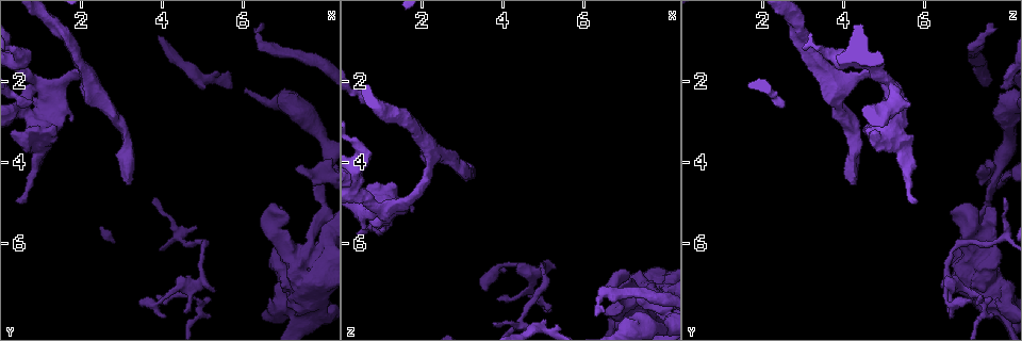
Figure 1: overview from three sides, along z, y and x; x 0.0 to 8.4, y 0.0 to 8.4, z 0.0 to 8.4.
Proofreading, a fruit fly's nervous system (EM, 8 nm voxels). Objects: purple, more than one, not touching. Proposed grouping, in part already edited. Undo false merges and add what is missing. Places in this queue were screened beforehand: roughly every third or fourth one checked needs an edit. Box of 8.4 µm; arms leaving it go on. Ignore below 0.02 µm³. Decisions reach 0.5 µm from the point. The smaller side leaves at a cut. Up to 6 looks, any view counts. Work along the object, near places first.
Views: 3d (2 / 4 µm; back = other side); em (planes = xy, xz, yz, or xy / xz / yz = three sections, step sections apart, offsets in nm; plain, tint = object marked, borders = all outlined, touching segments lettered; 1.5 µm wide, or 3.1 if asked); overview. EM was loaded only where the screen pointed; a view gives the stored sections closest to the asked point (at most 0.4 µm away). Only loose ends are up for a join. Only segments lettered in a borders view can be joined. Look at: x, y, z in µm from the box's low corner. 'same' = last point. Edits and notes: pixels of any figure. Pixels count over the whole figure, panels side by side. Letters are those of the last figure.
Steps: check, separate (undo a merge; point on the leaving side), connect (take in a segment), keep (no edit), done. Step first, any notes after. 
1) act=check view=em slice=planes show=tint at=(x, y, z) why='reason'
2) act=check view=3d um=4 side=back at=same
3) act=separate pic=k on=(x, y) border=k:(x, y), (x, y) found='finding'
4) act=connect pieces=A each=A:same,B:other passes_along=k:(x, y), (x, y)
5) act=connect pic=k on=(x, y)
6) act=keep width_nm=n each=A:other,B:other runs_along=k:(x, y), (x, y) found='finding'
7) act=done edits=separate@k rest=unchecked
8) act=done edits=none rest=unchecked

act=check view=em slice=yz step=4 show=tint at=(4.95, 7.60, 7.45) why='abrupt turn'

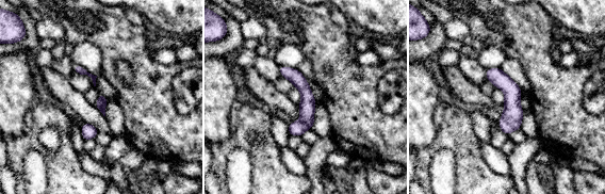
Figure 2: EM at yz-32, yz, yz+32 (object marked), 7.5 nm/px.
act=check view=em slice=planes show=borders at=same

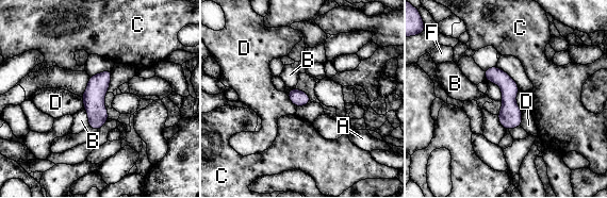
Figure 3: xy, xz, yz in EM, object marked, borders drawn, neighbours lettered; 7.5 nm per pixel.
act=keep width_nm=120 each=A:other,B:other,C:other,D:other,F:other runs_along=3:(488, 71), (509, 89), (518, 124) found='one neuron here'

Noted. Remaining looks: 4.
act=check view=3d um=2 at=(3.75, 4.80, 7.95) why='thin end'

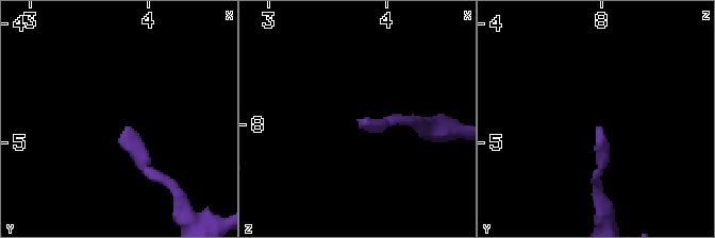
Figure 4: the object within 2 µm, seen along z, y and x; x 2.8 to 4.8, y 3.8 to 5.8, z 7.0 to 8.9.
act=check view=em slice=planes show=borders at=(3.80, 4.88, 7.94) why='shape alone is not enough'

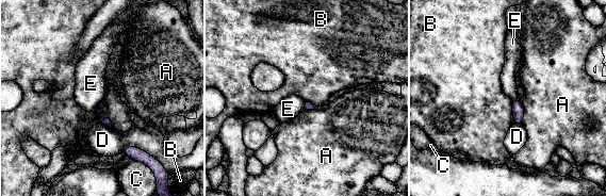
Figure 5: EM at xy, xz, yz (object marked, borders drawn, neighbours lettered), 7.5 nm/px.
act=keep each=A:other,B:other,C:other,D:other,E:other border=5:(306, 101), (304, 109) found='none of them fits'

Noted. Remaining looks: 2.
act=done edits=none rest=unchecked

